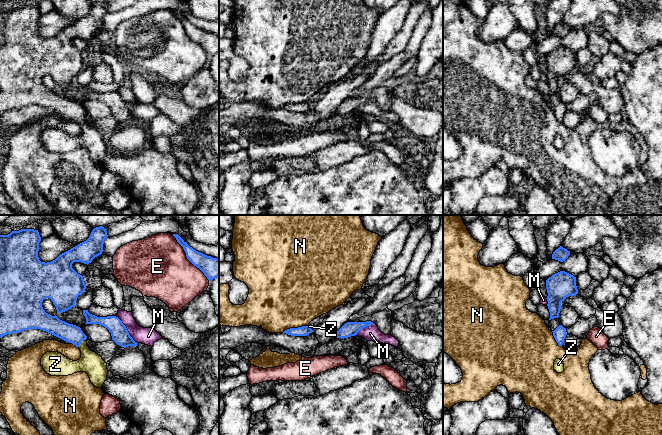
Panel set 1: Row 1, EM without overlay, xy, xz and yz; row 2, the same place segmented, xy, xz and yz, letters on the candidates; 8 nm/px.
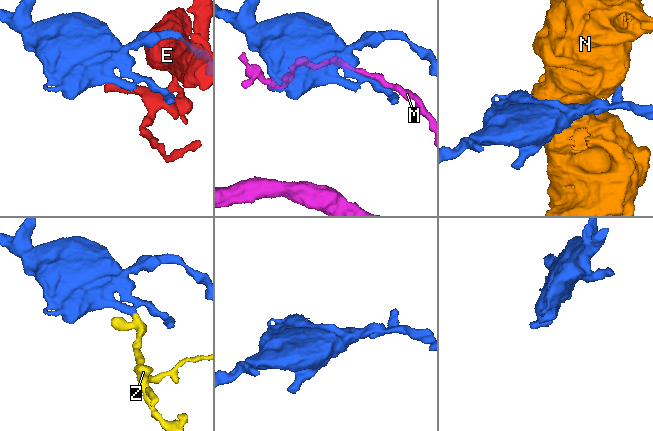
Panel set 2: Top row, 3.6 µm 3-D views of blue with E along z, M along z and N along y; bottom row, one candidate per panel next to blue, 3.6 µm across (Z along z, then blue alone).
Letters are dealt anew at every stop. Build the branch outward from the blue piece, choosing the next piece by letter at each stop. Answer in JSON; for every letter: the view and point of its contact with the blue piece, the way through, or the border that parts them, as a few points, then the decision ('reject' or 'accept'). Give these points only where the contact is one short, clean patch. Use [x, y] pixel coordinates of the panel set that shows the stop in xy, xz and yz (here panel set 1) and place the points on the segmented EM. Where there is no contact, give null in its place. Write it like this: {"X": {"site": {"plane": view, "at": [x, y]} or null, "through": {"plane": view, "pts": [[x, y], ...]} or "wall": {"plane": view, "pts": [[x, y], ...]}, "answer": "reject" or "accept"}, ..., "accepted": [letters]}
{"E": {"site": {"plane": "xy", "at": [187, 258]}, "answer": "reject"}, "M": {"site": {"plane": "xy", "at": [126, 329]}, "answer": "reject"}, "N": {"site": {"plane": "xz", "at": [294, 328]}, "wall": {"plane": "xz", "pts": [[307, 325], [287, 328], [282, 332]]}, "answer": "reject"}, "Z": {"site": {"plane": "xy", "at": [80, 343]}, "through": {"plane": "xy", "pts": [[70, 333], [80, 343], [78, 364], [57, 364]]}, "answer": "accept"}, "accepted": ["Z"]}

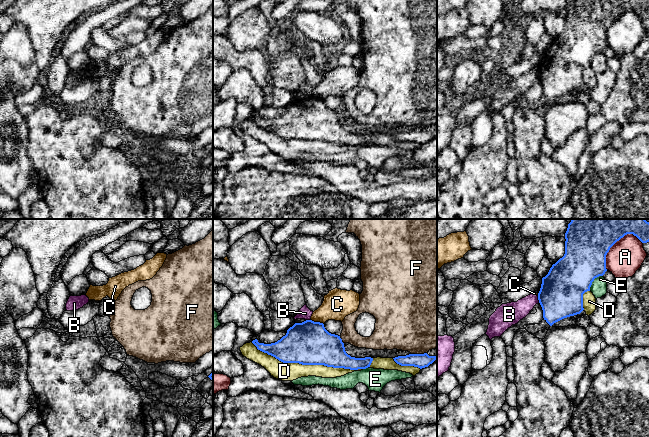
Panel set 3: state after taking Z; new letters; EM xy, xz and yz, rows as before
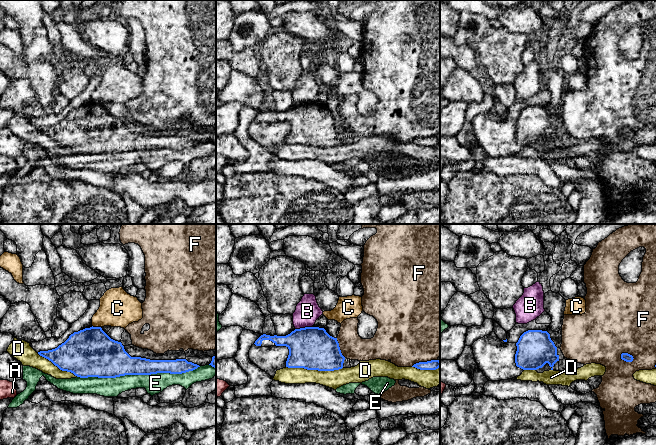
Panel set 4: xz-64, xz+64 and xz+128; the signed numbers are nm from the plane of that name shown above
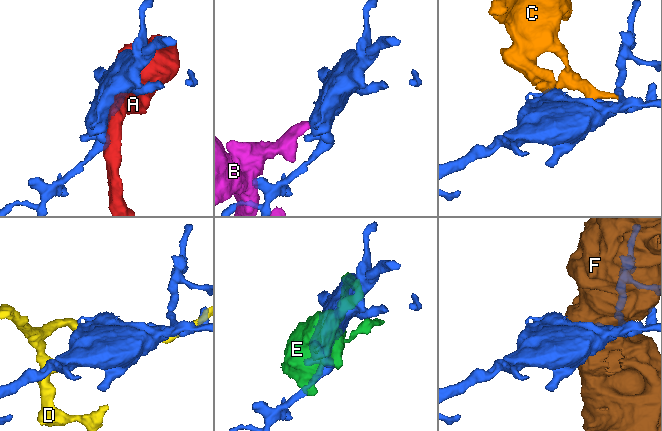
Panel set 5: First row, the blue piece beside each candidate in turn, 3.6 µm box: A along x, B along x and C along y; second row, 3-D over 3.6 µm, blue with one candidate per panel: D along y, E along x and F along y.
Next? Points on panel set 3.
{"A": {"site": {"plane": "yz", "at": [615, 242]}, "answer": "reject"}, "B": {"site": {"plane": "yz", "at": [538, 299]}, "answer": "reject"}, "C": {"site": {"plane": "xz", "at": [317, 322]}, "wall": {"plane": "xz", "pts": [[310, 319], [323, 324]]}, "answer": "reject"}, "D": {"site": {"plane": "xz", "at": [307, 364]}, "answer": "reject"}, "E": {"site": {"plane": "yz", "at": [593, 280]}, "answer": "reject"}, "F": {"site": {"plane": "xz", "at": [418, 354]}, "answer": "reject"}, "accepted": []}

